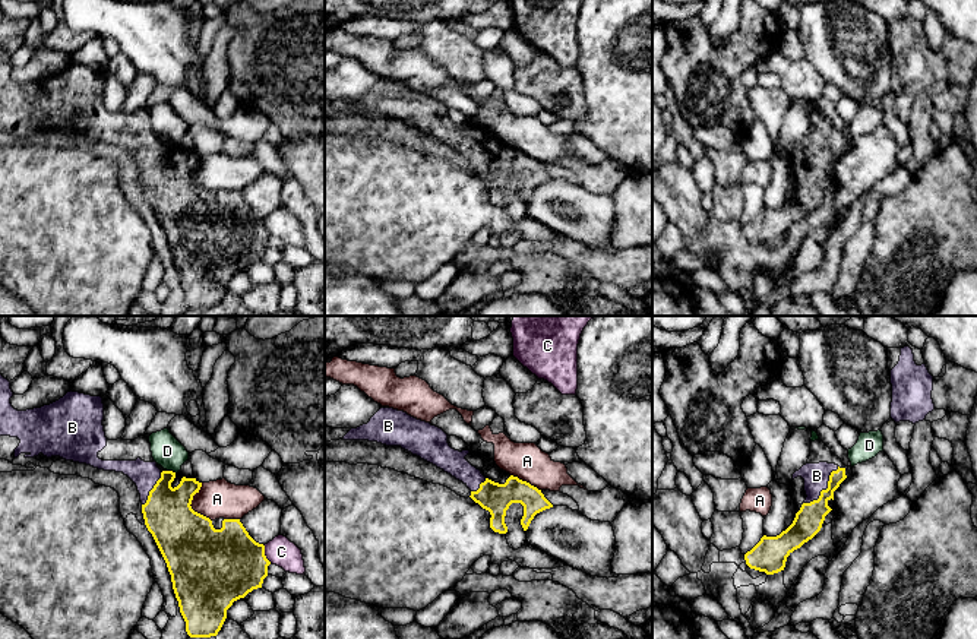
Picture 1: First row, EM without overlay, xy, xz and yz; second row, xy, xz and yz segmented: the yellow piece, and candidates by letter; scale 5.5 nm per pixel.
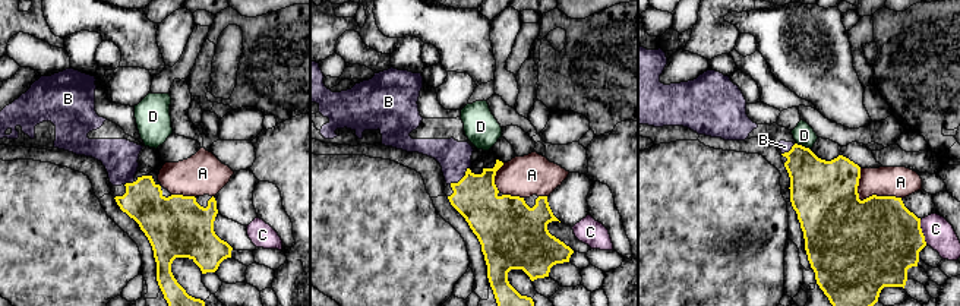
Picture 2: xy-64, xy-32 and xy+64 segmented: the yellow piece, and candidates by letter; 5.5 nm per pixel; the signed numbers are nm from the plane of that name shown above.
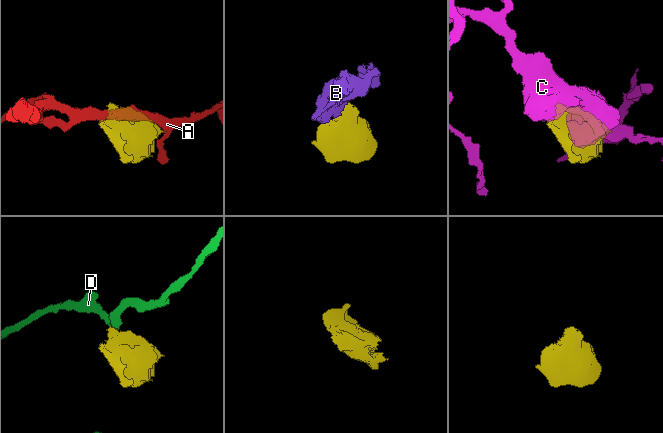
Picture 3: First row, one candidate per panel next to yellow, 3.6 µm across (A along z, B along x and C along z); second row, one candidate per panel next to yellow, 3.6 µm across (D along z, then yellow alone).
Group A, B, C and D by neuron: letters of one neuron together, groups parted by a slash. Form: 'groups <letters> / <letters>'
groups A / B / C / D

